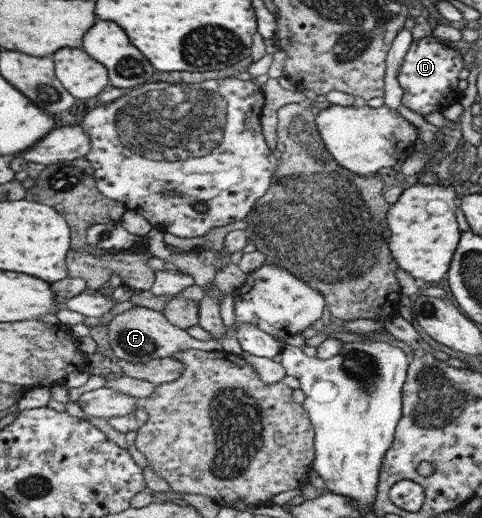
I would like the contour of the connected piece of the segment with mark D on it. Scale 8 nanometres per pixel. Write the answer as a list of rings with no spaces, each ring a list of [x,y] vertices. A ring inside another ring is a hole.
[[[425,33],[418,40],[410,43],[396,75],[402,90],[401,104],[424,117],[429,112],[434,110],[441,112],[444,107],[458,103],[462,95],[462,91],[458,89],[458,81],[465,70],[461,54],[440,44],[435,38]]]

